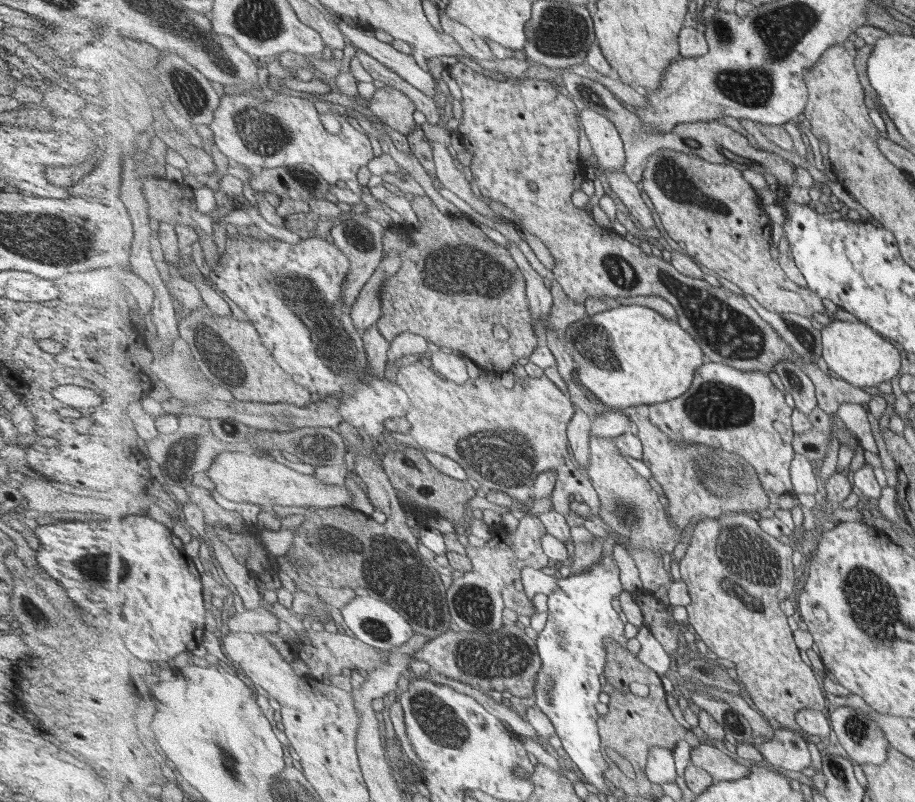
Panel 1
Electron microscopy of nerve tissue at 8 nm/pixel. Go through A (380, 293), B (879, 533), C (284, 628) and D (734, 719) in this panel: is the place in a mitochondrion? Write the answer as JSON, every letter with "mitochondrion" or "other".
{"A":"other","B":"other","C":"other","D":"mitochondrion"}

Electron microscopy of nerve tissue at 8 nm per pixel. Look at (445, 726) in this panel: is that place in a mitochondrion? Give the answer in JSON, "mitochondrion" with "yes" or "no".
{"mitochondrion":"yes"}

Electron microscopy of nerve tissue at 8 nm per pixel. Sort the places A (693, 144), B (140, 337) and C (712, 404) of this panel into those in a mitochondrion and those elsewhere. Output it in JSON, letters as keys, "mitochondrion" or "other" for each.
{"A":"mitochondrion","B":"other","C":"mitochondrion"}

